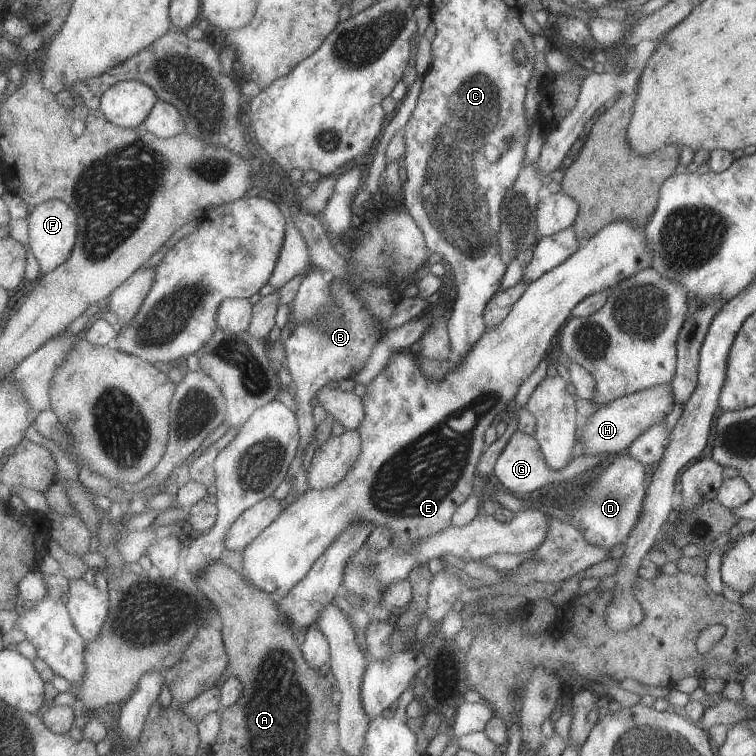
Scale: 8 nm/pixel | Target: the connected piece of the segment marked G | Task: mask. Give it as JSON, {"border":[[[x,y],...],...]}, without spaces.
{"border":[[[517,429],[509,437],[507,444],[505,444],[501,454],[497,457],[495,466],[493,466],[493,474],[507,490],[517,492],[518,497],[525,498],[527,492],[533,492],[533,490],[537,490],[537,488],[541,488],[545,486],[545,484],[575,480],[577,476],[581,476],[584,472],[589,472],[589,470],[597,466],[607,455],[609,454],[599,454],[599,456],[572,456],[562,469],[551,470],[551,468],[545,464],[543,454],[541,454],[541,450],[539,450],[535,438],[527,436],[527,434],[523,434],[523,432],[519,432]]]}

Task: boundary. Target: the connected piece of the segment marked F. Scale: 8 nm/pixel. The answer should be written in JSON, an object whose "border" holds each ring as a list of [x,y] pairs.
{"border":[[[48,200],[37,205],[29,216],[31,250],[39,260],[42,274],[48,275],[67,262],[75,250],[79,226],[77,226],[77,212],[62,200]]]}

